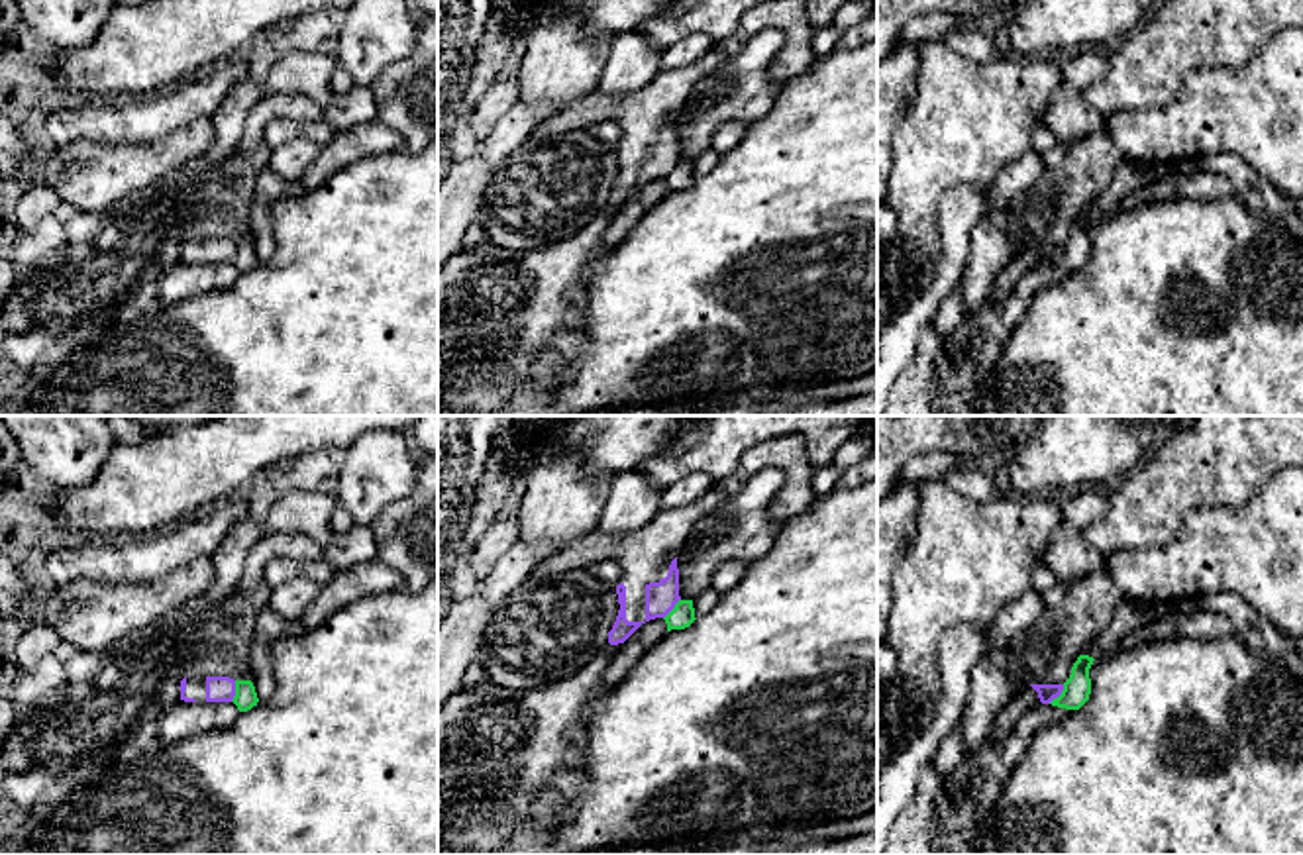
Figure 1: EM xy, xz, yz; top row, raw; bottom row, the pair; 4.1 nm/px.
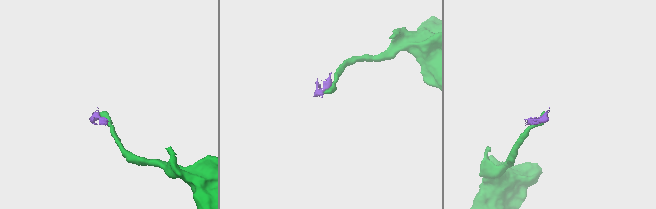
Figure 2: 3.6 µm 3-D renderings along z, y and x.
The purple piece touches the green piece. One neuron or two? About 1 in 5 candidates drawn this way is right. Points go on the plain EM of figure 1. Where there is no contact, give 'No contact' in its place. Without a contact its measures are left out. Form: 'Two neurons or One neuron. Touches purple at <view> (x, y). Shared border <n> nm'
Two neurons. Touches purple at xy (234, 251). Shared border 90 nm

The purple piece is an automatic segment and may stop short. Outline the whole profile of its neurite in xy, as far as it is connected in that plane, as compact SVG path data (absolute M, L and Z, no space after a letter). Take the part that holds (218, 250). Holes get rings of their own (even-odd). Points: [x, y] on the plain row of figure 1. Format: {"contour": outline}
{"contour": "M184 237L179 249L184 263L232 263L235 257L235 241L230 237Z"}

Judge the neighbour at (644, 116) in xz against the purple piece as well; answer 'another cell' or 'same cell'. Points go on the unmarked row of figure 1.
same cell

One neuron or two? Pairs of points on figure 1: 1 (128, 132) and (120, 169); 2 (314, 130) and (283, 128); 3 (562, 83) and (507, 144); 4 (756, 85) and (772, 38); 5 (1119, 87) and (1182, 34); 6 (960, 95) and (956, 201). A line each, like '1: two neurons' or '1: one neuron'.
1: two neurons
2: one neuron
3: two neurons
4: one neuron
5: one neuron
6: two neurons

